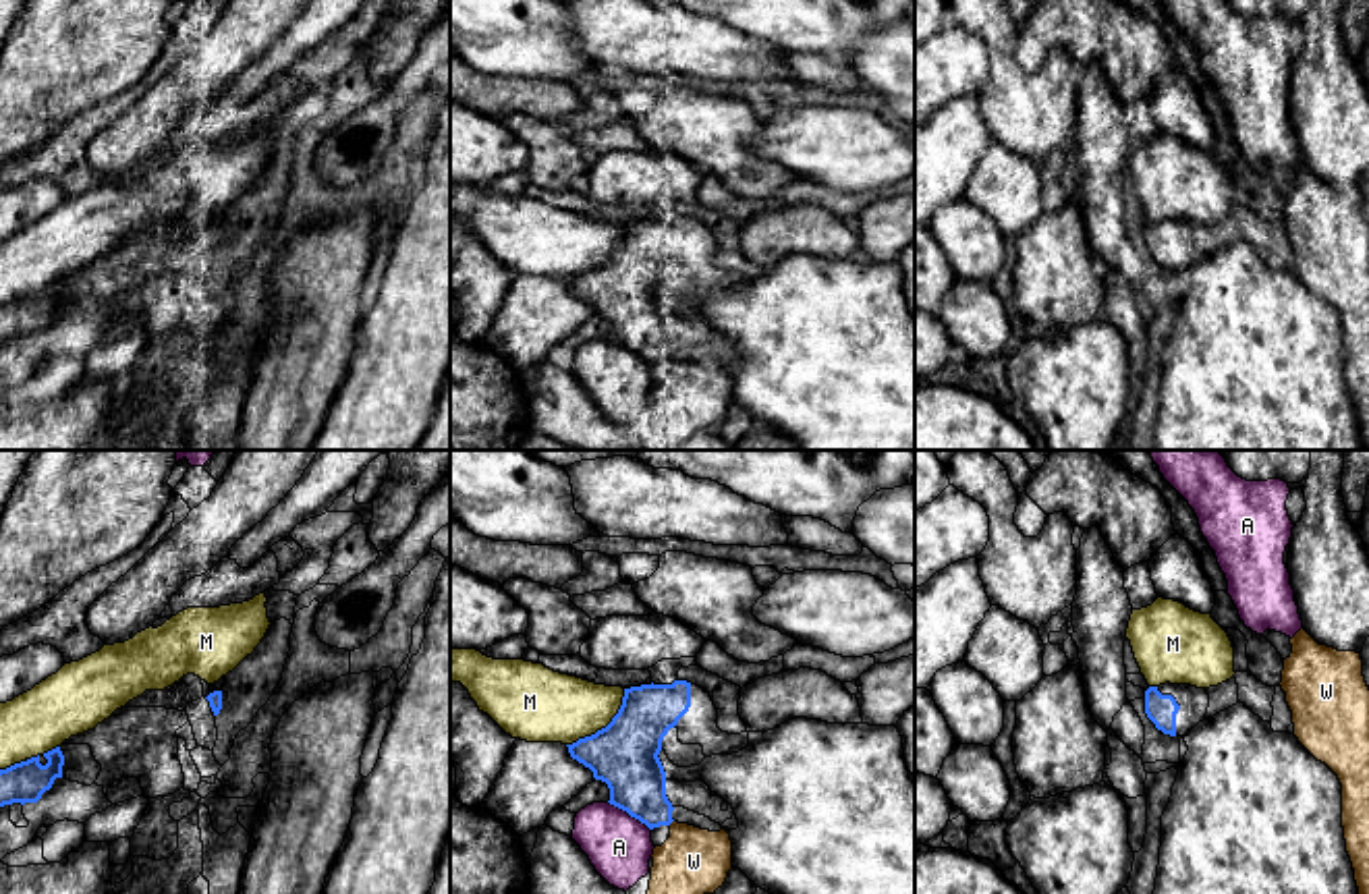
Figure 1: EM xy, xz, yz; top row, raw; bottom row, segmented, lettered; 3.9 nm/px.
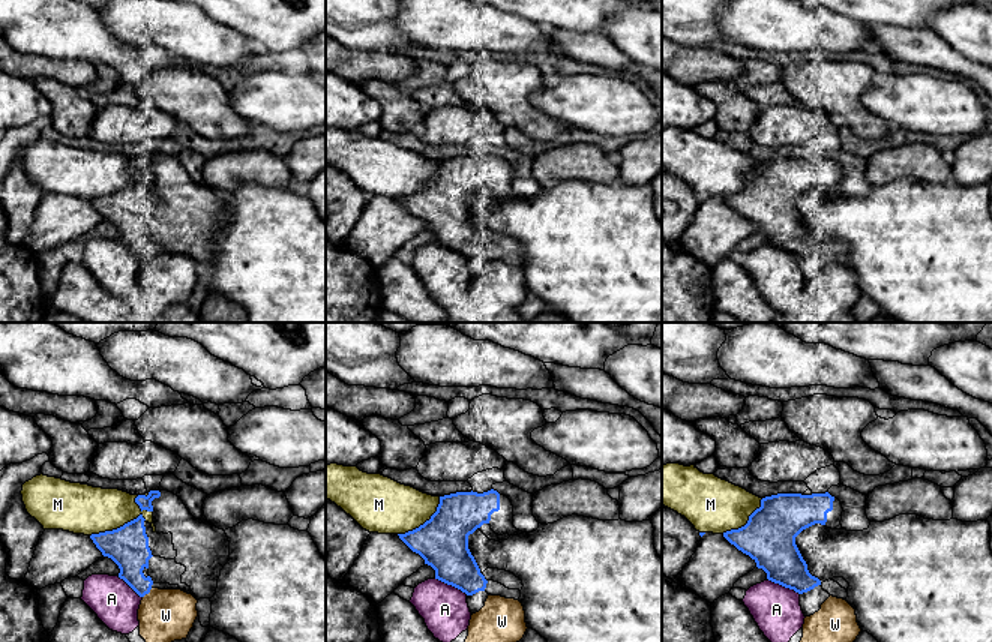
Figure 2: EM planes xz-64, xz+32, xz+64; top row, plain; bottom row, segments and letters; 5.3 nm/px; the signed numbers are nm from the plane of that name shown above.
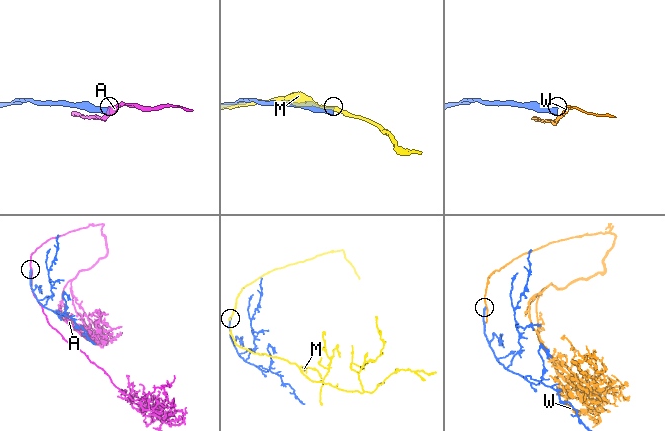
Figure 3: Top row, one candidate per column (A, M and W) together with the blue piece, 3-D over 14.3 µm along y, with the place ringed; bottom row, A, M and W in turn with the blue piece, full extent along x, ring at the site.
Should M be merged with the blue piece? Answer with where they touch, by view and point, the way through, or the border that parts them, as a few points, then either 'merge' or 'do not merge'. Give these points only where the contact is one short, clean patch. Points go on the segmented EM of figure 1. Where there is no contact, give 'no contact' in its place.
xz (606, 727) | do not merge

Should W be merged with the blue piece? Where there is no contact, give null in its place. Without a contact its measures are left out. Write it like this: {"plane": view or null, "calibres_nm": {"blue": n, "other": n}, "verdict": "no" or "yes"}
{"plane": "xz", "calibres_nm": {"blue": 220, "other": 260}, "verdict": "no"}

